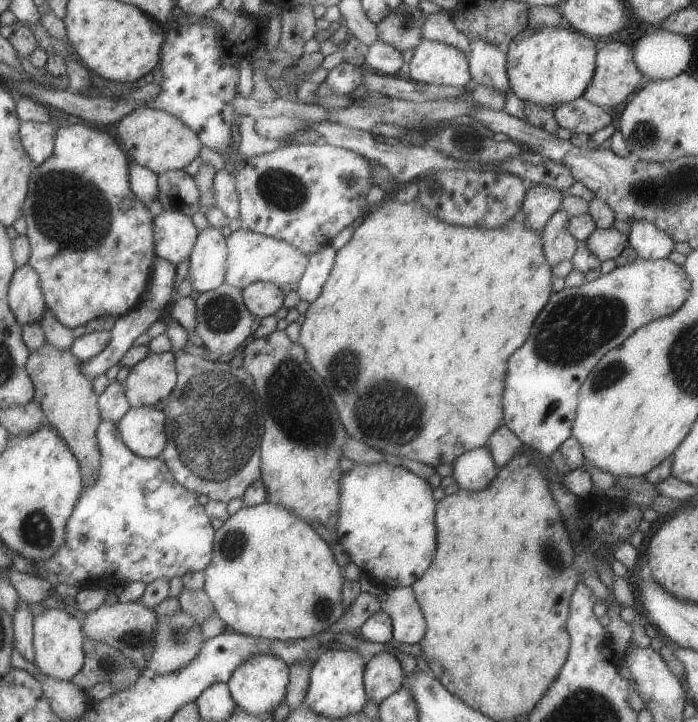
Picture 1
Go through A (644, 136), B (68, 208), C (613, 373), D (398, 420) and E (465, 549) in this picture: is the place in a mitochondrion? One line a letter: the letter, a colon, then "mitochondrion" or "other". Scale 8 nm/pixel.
A: mitochondrion
B: mitochondrion
C: mitochondrion
D: mitochondrion
E: other

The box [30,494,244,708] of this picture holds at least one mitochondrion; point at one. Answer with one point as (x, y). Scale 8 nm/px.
(130, 640)

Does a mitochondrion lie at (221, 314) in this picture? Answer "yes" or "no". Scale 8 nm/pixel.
yes

